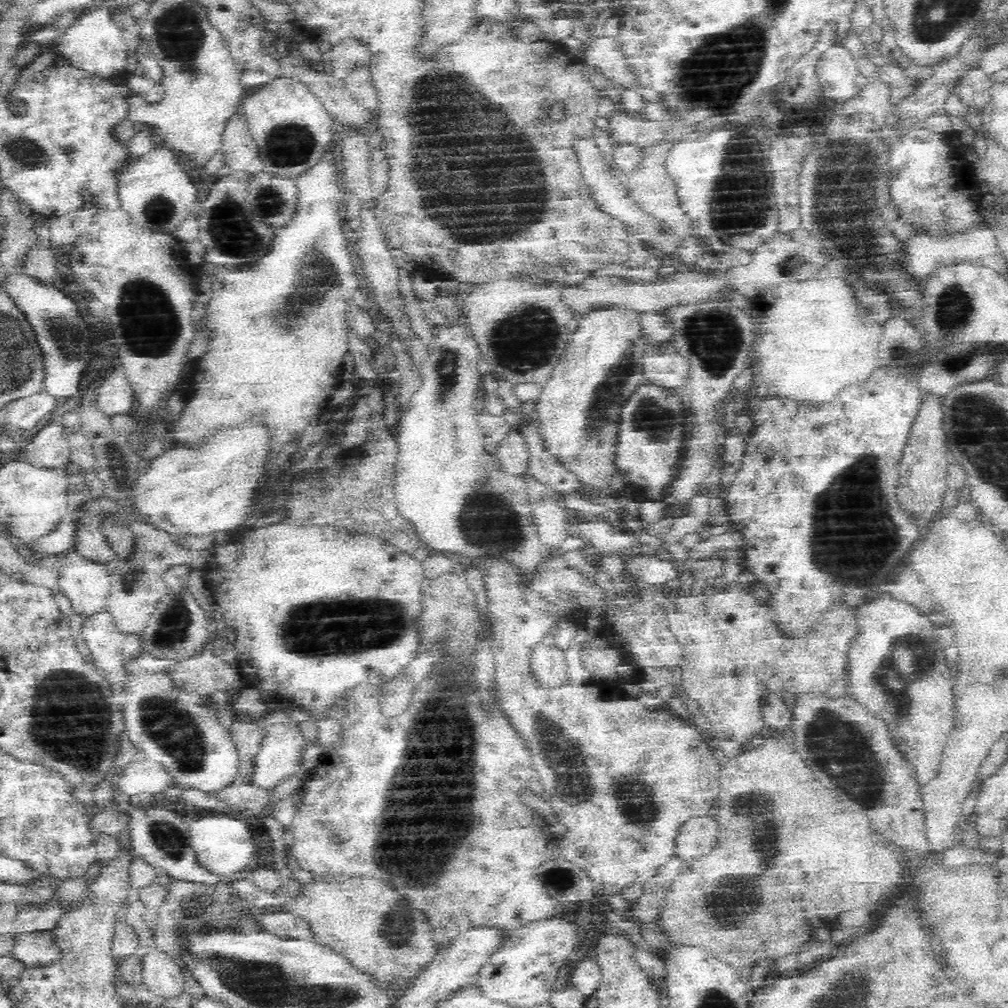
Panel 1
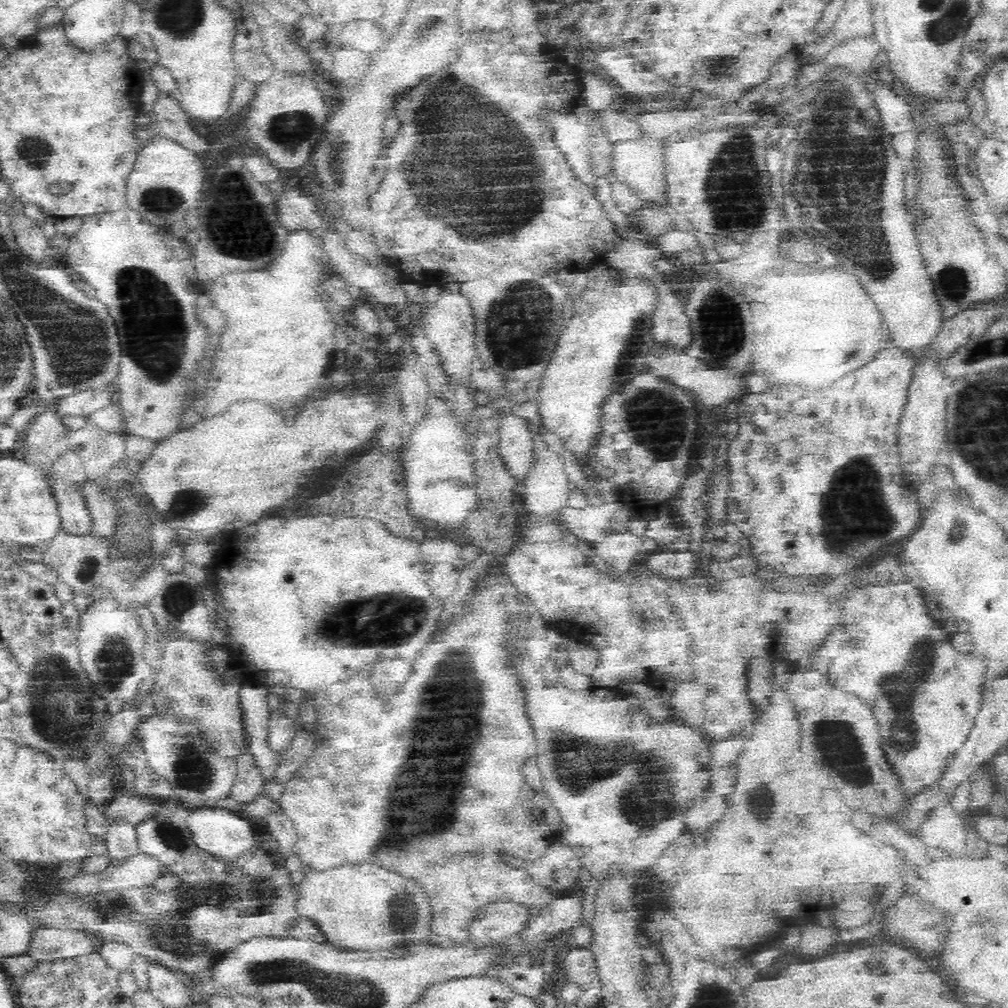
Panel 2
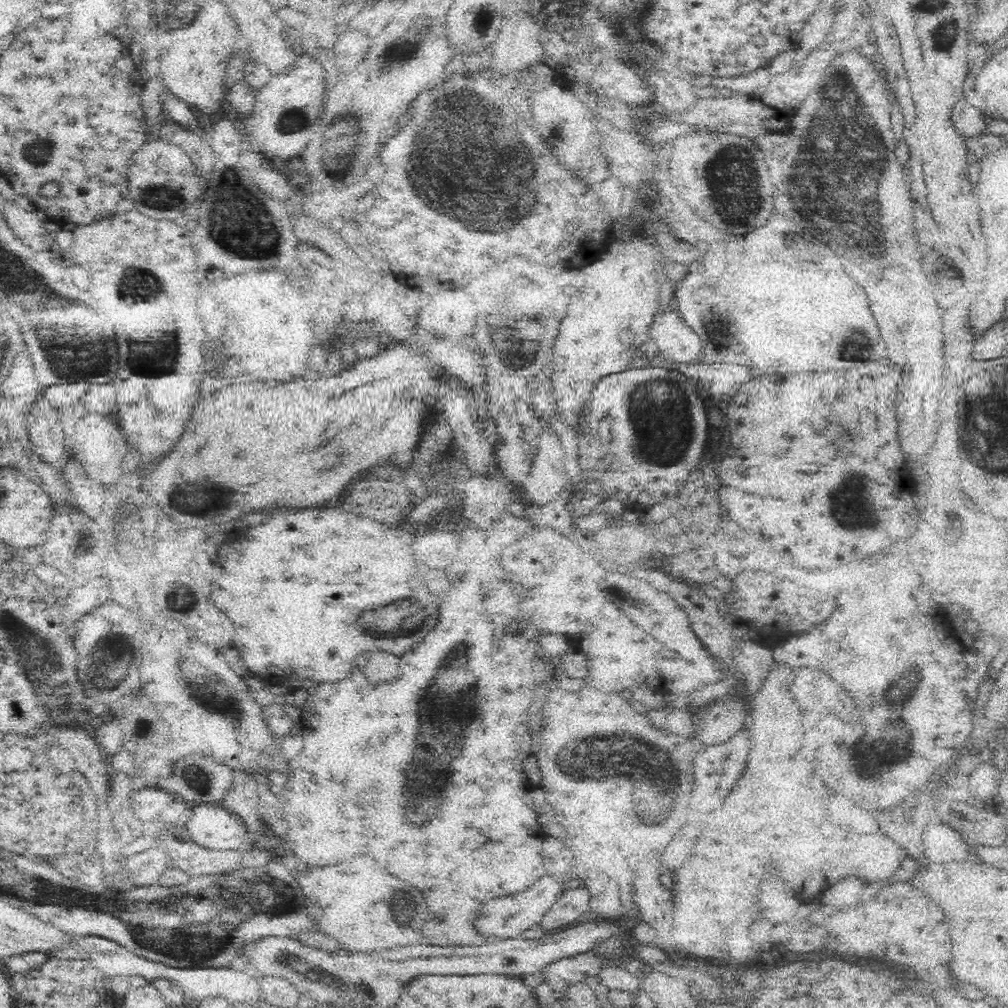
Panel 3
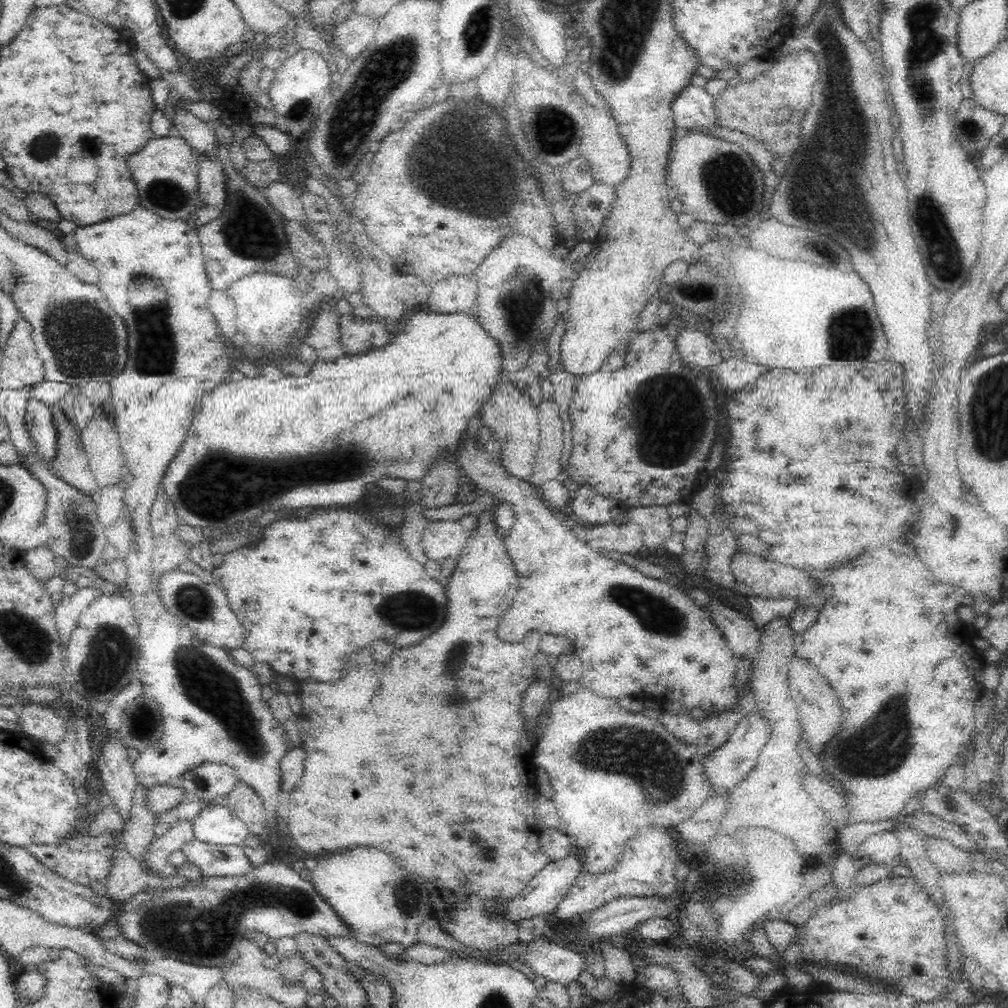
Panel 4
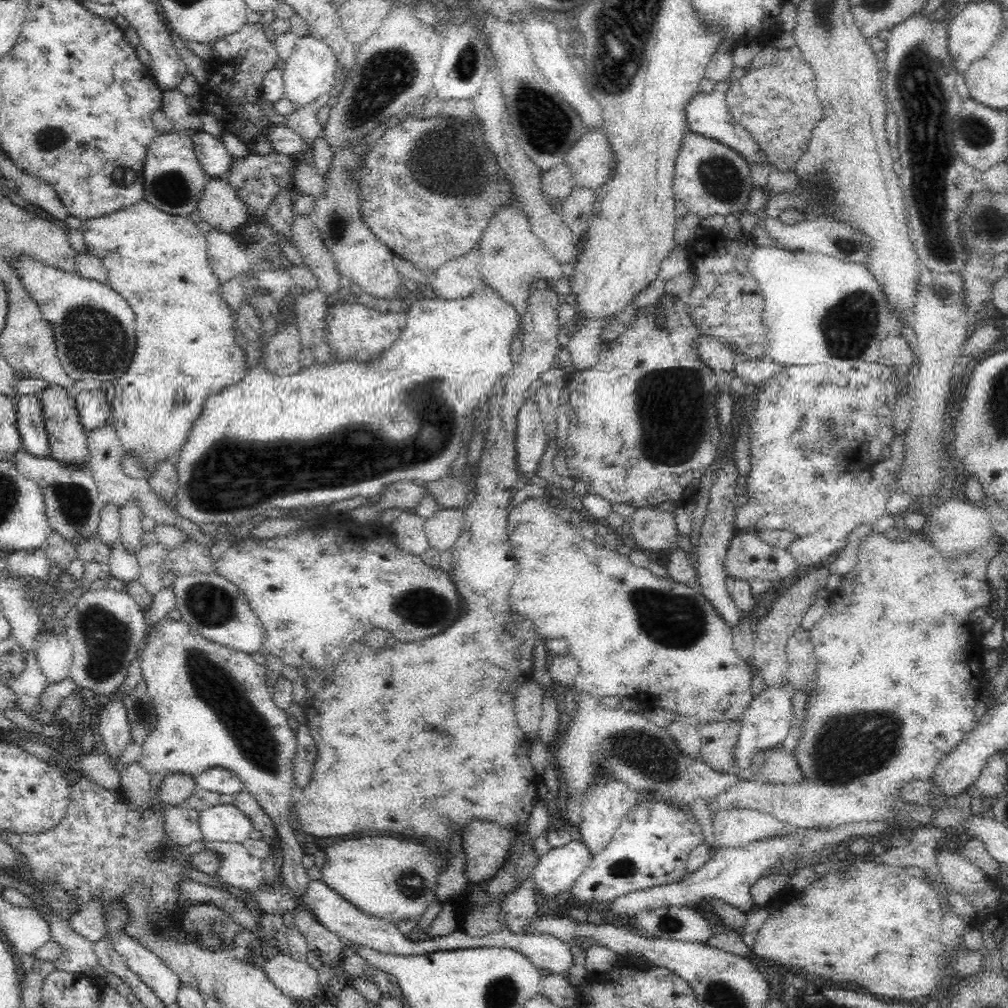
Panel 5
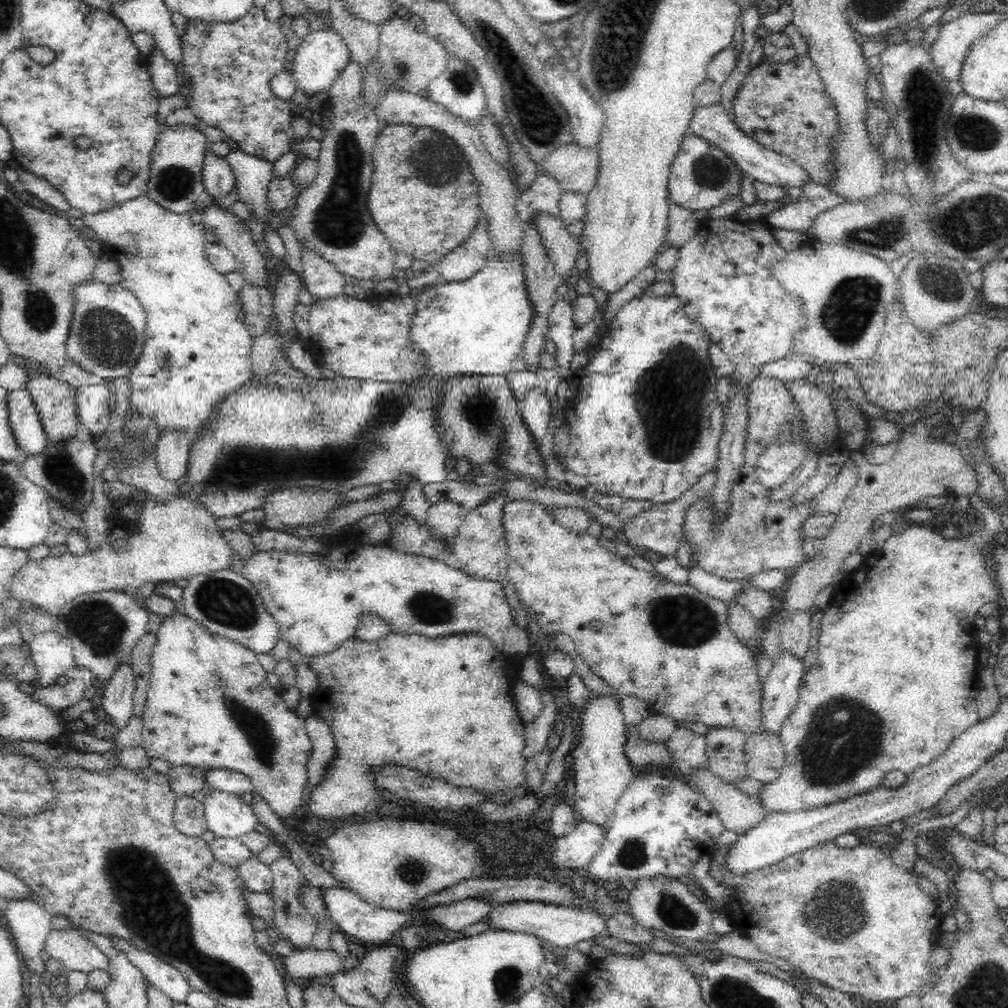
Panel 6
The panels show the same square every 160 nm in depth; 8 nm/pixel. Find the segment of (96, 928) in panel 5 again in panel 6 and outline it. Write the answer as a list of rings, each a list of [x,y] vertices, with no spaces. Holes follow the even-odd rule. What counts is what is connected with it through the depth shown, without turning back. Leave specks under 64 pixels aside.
[[[116,936],[108,937],[116,951],[124,953],[130,964],[136,966],[144,979],[169,996],[175,1003],[184,1003],[192,989],[178,969],[162,962],[156,955],[132,946],[127,940]]]

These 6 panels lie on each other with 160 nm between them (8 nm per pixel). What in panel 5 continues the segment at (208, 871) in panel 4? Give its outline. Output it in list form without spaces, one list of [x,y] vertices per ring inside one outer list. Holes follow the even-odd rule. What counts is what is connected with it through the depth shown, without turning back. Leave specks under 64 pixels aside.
[[[202,840],[206,851],[214,851],[220,859],[215,874],[224,886],[256,890],[264,882],[263,859],[252,856],[242,843]]]

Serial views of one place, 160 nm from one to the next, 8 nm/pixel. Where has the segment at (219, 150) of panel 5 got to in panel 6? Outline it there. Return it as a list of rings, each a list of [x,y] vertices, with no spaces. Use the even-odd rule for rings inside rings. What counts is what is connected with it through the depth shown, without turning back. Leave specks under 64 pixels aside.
[[[210,146],[204,152],[202,174],[206,192],[214,199],[226,196],[235,188],[235,174],[229,162],[225,156],[214,154]]]

